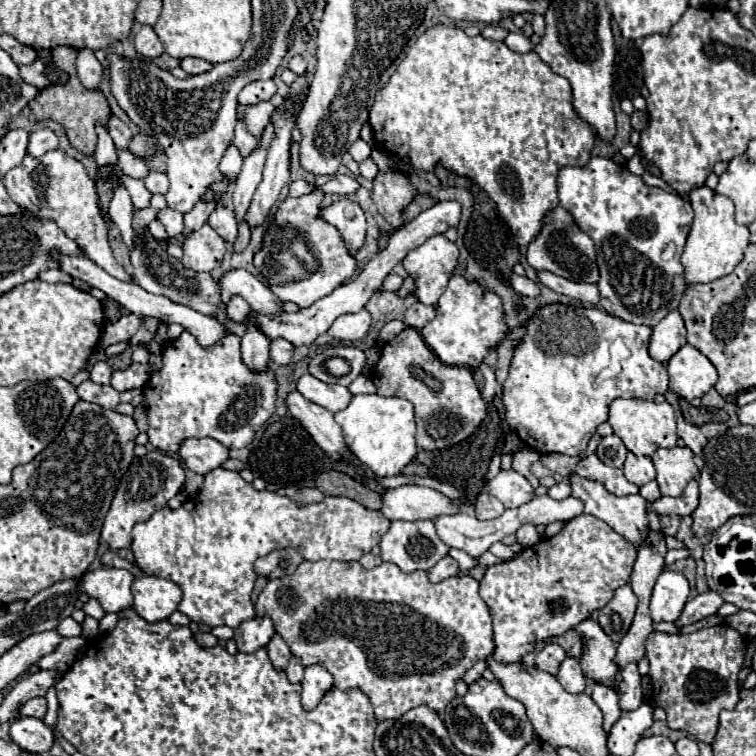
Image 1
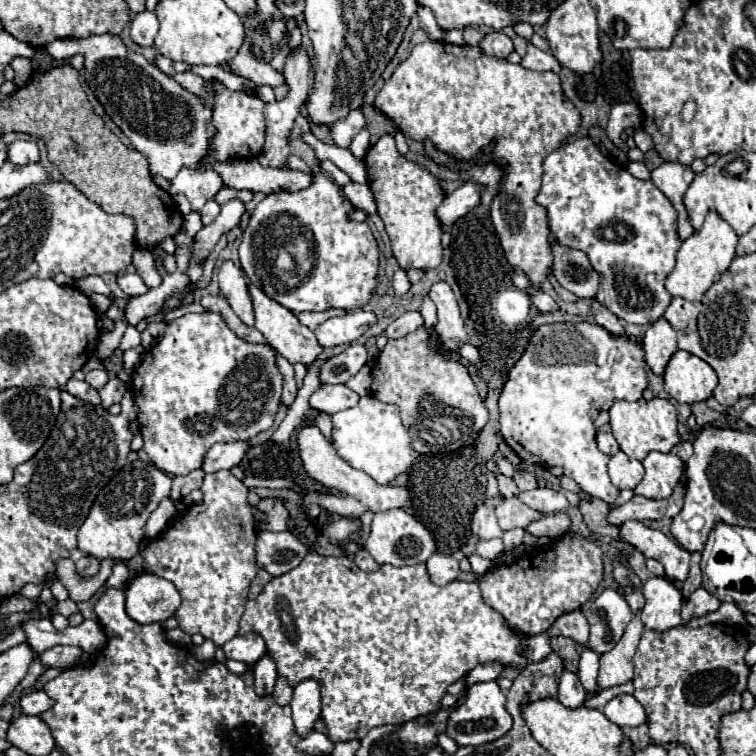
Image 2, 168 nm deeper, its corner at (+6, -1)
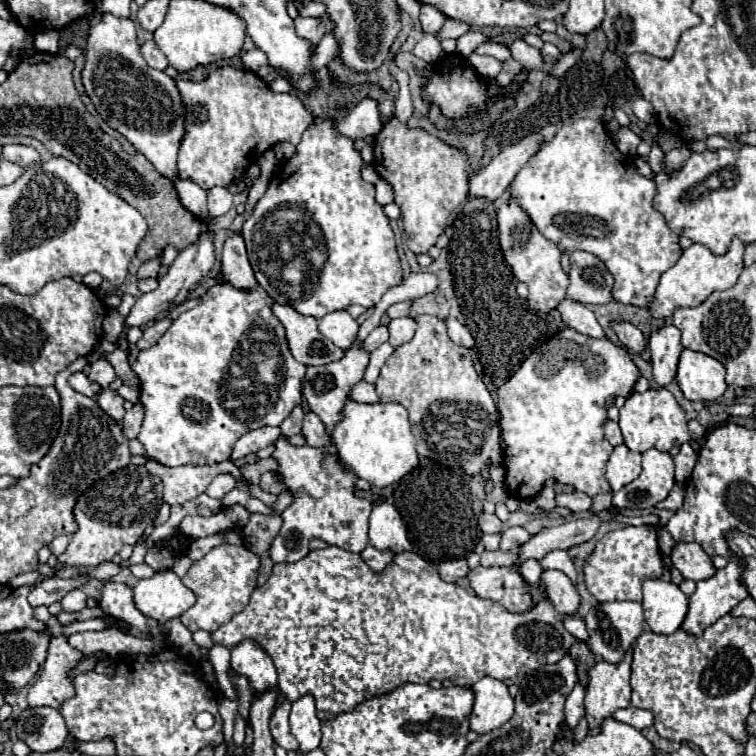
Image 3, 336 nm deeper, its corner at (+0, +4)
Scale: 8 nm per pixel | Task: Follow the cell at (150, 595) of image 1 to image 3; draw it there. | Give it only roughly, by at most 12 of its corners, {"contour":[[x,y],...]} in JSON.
{"contour":[[173,571],[133,587],[137,609],[159,623],[195,605]]}

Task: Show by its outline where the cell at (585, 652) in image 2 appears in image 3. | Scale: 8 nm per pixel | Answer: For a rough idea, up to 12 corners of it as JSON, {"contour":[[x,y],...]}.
{"contour":[[577,615],[563,625],[577,641],[587,643],[587,627]]}

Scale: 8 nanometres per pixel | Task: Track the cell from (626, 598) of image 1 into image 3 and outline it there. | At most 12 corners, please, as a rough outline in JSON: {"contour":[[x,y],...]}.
{"contour":[[637,601],[599,603],[585,617],[589,647],[619,663],[643,631]]}

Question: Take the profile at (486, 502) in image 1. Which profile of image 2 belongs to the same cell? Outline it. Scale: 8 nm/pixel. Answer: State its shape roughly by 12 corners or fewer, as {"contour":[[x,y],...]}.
{"contour":[[481,504],[471,518],[479,540],[501,538],[493,508]]}

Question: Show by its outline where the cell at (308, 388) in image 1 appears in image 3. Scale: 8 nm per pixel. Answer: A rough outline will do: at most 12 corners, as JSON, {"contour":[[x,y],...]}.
{"contour":[[359,381],[351,387],[357,403],[377,403],[375,385]]}

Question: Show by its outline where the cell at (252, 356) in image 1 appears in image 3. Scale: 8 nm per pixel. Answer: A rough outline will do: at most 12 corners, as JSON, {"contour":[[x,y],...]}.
{"contour":[[243,237],[225,241],[223,279],[235,289],[259,285],[247,259]]}

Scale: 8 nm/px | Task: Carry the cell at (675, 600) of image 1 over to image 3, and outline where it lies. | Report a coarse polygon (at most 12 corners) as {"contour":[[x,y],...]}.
{"contour":[[671,581],[643,583],[643,613],[653,633],[675,633],[687,595]]}

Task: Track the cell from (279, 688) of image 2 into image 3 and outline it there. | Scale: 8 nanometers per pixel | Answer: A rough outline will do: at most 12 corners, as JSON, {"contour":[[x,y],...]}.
{"contour":[[291,701],[275,709],[271,735],[283,749],[297,751],[289,731]]}

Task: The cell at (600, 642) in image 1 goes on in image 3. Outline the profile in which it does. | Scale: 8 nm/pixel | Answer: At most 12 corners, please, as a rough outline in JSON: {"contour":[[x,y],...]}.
{"contour":[[543,571],[555,611],[575,615],[581,599],[561,571]]}

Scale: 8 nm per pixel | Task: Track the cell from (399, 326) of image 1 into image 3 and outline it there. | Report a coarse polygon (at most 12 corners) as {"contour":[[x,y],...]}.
{"contour":[[383,343],[369,355],[367,383],[377,381],[383,363],[391,357],[393,345]]}

